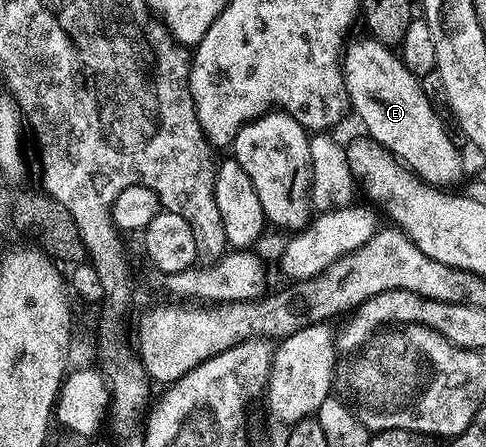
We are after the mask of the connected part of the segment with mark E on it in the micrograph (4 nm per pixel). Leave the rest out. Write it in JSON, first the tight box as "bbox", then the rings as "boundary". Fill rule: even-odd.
{"bbox":[342,39,462,186],"boundary":[[[351,39],[342,53],[342,77],[349,107],[362,119],[365,135],[384,147],[425,184],[446,186],[462,176],[462,156],[446,133],[435,105],[426,97],[419,77],[413,76],[391,45],[376,39]]]}

